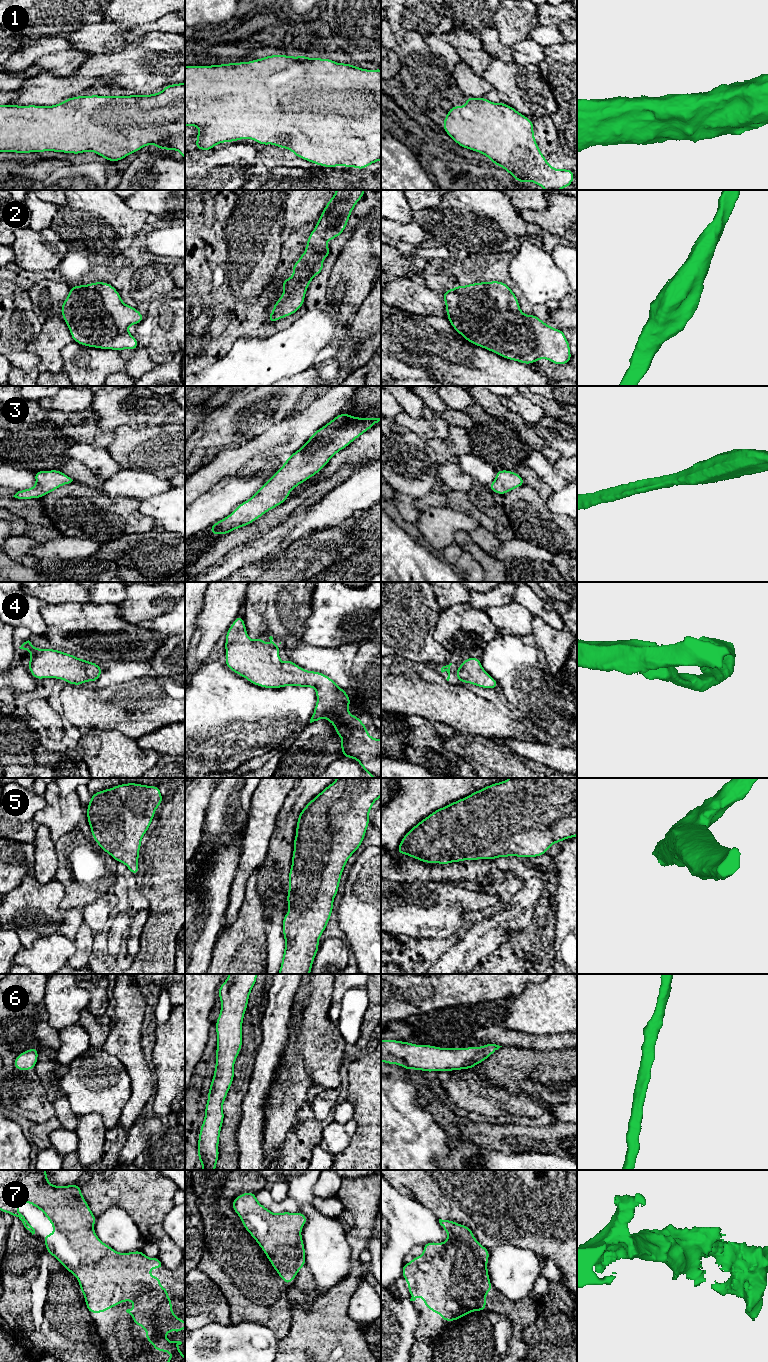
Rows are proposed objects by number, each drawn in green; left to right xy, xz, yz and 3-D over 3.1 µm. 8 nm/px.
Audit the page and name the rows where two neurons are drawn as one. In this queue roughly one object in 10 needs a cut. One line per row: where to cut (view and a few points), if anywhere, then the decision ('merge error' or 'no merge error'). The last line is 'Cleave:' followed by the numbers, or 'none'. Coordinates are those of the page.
1: no cut | no merge error
2: no cut | no merge error
3: no cut | no merge error
4: no cut | no merge error
5: no cut | no merge error
6: no cut | no merge error
7: no cut | no merge error
Cleave: none

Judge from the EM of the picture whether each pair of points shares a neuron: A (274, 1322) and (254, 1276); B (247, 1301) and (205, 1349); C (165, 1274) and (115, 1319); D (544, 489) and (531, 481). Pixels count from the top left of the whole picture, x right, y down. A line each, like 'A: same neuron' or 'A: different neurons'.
A: same neuron
B: different neurons
C: same neuron
D: same neuron

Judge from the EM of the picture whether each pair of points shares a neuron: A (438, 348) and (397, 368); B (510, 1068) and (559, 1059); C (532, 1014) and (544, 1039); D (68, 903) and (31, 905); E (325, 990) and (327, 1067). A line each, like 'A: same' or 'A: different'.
A: different
B: same
C: different
D: different
E: same

